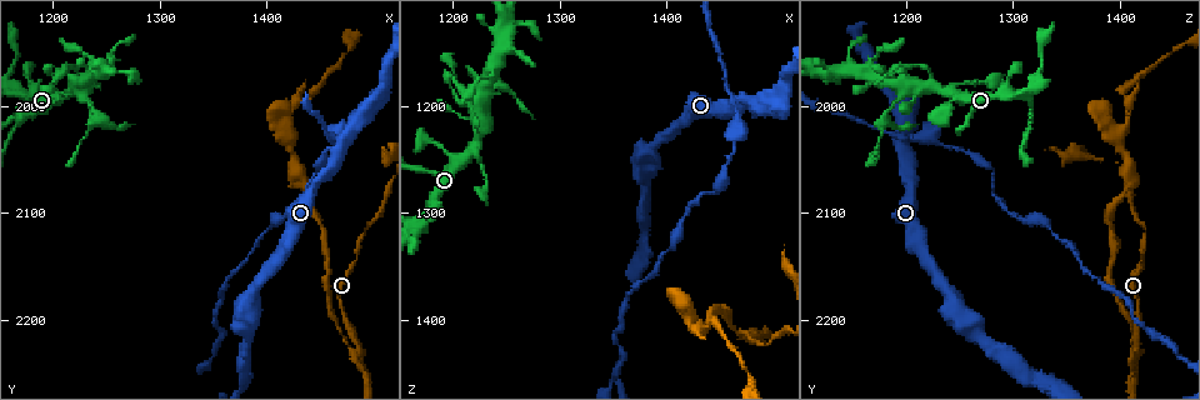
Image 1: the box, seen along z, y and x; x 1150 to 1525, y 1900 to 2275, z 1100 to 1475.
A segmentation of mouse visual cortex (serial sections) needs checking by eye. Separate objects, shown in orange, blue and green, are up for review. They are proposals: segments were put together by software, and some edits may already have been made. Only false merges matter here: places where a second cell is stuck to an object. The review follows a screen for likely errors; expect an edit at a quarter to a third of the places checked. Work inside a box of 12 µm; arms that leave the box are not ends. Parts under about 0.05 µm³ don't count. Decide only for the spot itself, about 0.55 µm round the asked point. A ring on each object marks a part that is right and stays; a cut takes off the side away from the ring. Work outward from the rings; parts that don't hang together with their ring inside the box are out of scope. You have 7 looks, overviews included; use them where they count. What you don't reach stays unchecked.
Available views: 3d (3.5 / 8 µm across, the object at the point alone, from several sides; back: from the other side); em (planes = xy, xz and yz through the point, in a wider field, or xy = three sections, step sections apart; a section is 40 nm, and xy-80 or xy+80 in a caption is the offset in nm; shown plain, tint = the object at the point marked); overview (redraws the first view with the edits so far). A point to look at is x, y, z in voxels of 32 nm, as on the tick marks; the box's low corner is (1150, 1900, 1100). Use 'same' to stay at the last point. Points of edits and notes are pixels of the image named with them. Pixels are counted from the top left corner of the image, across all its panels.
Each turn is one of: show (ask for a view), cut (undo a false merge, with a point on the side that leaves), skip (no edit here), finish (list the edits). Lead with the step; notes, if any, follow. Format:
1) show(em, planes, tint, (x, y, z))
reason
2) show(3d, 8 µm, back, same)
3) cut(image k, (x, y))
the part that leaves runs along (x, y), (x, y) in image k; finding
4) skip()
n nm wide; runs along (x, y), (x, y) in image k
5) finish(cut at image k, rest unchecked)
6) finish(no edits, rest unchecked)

show(3d, 8 µm, (1218, 1986, 1242))

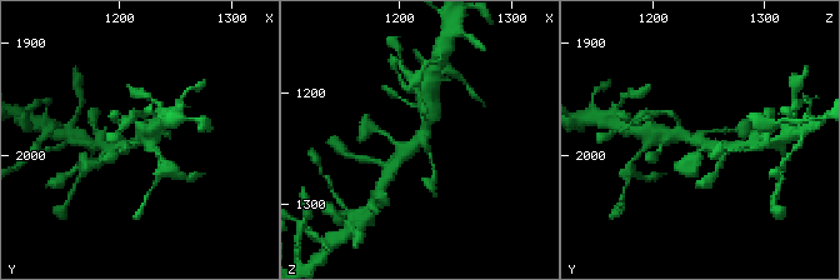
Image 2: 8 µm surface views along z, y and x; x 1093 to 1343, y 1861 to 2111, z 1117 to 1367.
show(em, xy, step 2, tint, (1218, 1988, 1242))
shape alone is not enough

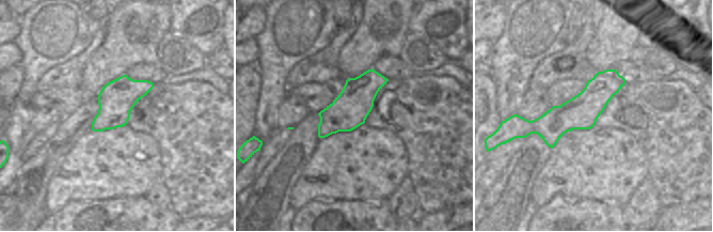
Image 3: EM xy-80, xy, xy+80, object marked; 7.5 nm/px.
skip()
runs along (622, 81), (552, 125), (524, 122) in image 3; continuous, no second cell

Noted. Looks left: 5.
show(3d, 3.5 µm, (1240, 2006, 1180))
sharp bend

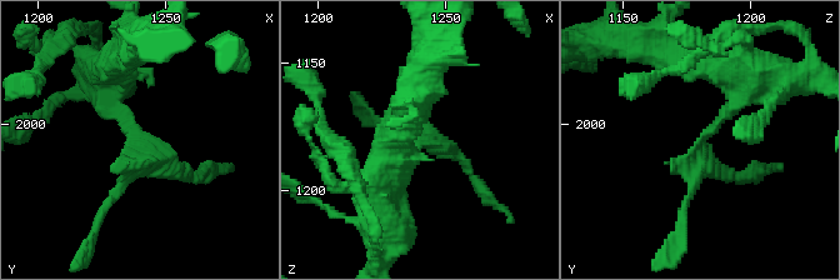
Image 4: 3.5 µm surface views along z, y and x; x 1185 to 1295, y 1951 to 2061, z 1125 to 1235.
show(em, xy, step 3, tint, (1240, 2007, 1181))

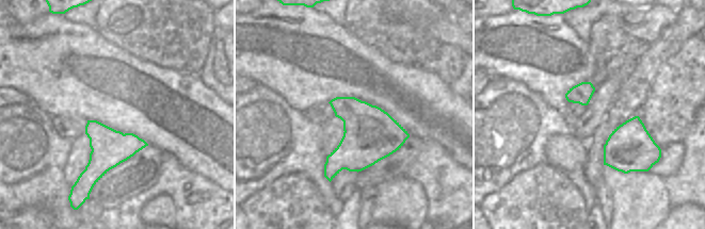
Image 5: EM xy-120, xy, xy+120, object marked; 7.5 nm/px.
show(em, xy, step 1, tint, same)

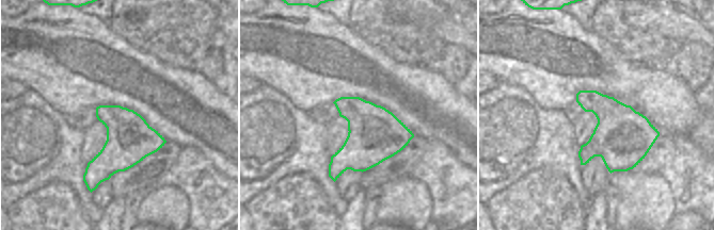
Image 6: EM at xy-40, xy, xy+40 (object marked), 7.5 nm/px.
cut(image 4, (98, 220))
the part that leaves runs along (698, 158), (675, 250) in image 4; two cells meet here

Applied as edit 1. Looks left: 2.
finish(cut at image 4, rest unchecked)

